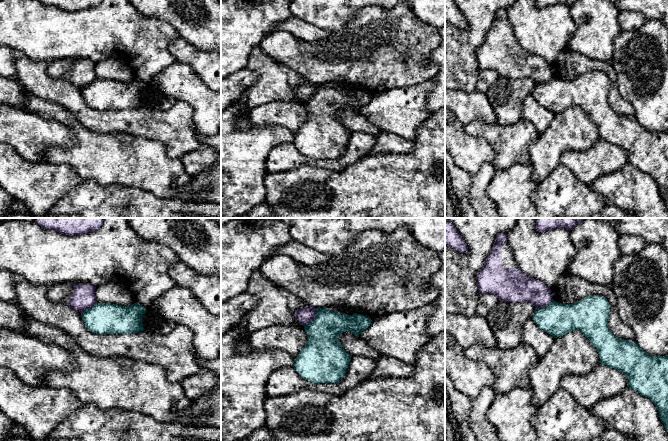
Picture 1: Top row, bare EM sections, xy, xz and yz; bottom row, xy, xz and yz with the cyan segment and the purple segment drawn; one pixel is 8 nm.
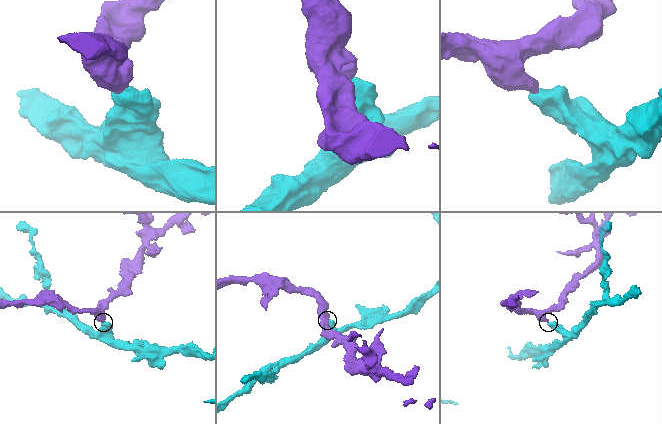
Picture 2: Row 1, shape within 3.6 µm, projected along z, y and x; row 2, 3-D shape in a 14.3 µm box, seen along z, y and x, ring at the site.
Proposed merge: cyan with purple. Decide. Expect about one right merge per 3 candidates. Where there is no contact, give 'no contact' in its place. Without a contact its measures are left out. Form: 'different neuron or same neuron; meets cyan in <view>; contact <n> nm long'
different neuron; meets cyan in xz; contact 180 nm long

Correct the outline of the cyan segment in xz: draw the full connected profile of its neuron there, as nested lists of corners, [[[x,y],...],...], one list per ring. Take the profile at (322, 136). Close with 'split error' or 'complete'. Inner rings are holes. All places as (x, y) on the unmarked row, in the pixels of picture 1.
[[[327,83],[317,84],[314,95],[303,101],[307,110],[307,119],[294,135],[294,145],[305,156],[312,159],[337,159],[346,149],[351,136],[341,122],[338,112],[345,107],[350,107],[359,113],[359,110],[367,105],[372,96],[362,90],[354,89],[349,92],[345,89],[330,87]]]; complete

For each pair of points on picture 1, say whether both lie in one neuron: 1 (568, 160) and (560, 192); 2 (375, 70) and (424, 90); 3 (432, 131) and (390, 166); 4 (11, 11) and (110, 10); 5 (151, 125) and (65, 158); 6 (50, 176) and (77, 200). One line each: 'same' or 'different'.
1: different
2: different
3: same
4: same
5: different
6: different

